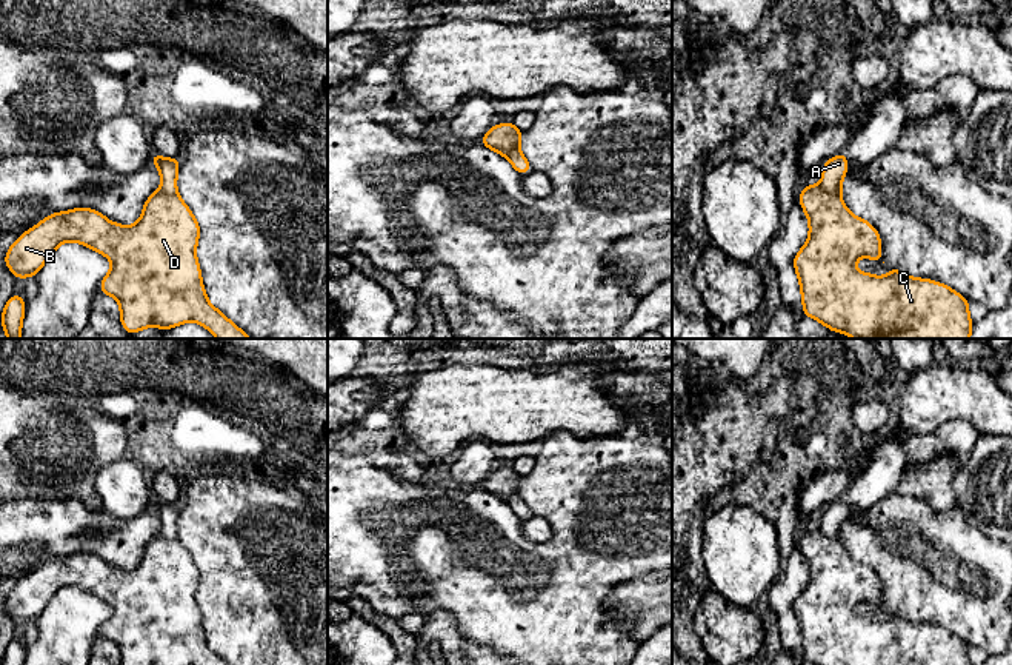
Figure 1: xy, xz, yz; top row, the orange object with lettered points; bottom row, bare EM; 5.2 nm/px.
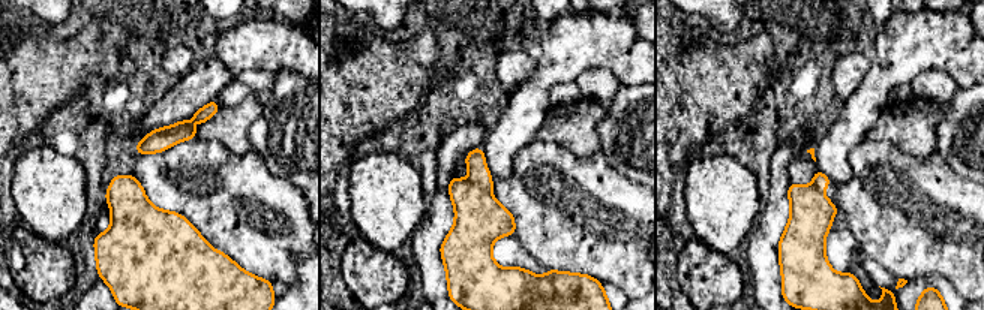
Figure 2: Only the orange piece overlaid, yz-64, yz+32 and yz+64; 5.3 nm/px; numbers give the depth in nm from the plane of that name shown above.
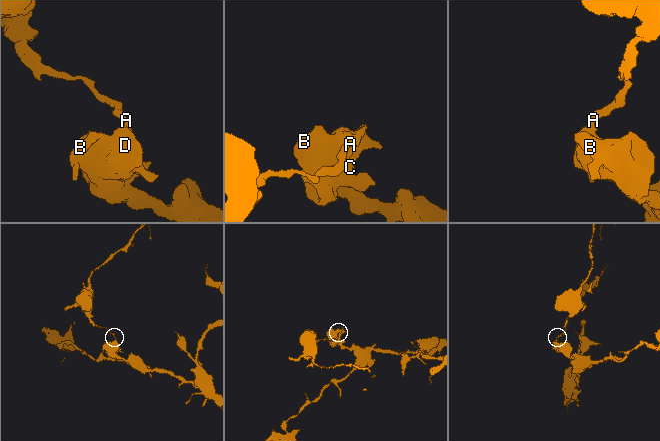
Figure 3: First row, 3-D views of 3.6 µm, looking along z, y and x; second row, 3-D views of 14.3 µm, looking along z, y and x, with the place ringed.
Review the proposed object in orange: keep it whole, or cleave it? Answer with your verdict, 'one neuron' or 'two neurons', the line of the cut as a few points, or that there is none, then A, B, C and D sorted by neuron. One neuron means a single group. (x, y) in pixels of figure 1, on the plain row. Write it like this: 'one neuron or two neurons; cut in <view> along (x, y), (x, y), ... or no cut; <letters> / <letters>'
two neurons; cut in yz along (820, 530), (840, 542); A / B C D

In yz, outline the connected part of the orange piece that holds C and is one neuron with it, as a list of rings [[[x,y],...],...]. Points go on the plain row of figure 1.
[[[807,530],[798,546],[809,565],[809,583],[794,602],[804,660],[815,665],[970,665],[967,643],[940,627],[909,622],[892,613],[884,622],[857,616],[855,607],[861,602],[883,607],[881,582],[867,565],[855,562],[841,542],[821,530]]]

